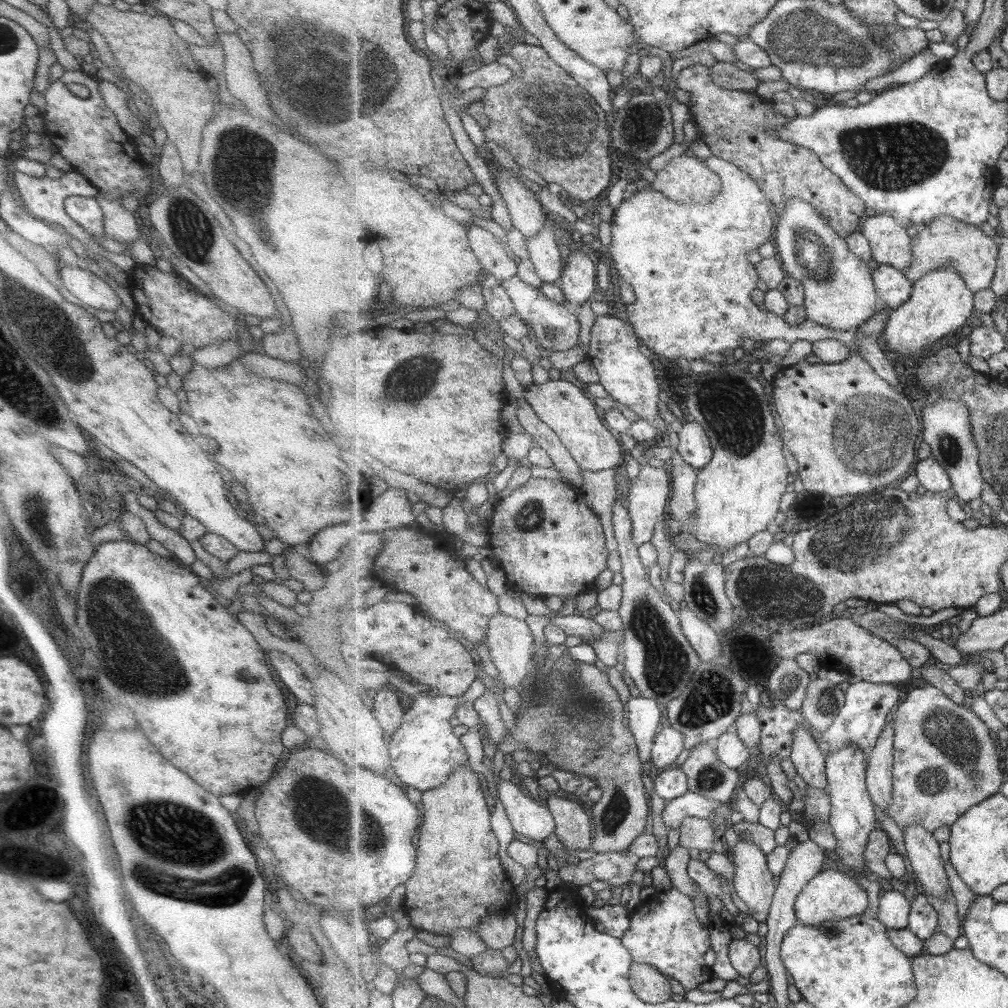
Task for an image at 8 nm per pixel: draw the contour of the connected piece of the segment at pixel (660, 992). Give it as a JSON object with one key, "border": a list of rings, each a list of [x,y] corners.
{"border":[[[634,962],[631,967],[631,986],[643,1002],[663,1004],[671,1000],[671,982],[650,964]]]}

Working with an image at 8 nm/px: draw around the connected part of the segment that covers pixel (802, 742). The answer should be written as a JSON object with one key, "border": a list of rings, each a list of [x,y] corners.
{"border":[[[797,725],[791,761],[806,784],[817,789],[828,788],[826,755],[815,739],[815,735],[805,725]]]}

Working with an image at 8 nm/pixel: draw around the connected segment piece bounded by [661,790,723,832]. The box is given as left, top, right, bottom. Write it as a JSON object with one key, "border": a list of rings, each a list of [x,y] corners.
{"border":[[[691,790],[687,791],[683,796],[666,802],[661,812],[661,818],[665,824],[665,828],[676,829],[681,832],[681,823],[685,817],[699,817],[702,819],[711,819],[717,808],[721,808],[723,803]]]}

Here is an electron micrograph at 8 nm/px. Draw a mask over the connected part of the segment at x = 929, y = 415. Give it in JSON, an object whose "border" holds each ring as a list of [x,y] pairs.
{"border":[[[940,398],[925,405],[923,412],[923,440],[929,444],[931,455],[937,459],[950,474],[954,494],[960,503],[973,502],[982,498],[987,484],[980,467],[979,444],[975,440],[975,430],[971,410],[965,402]]]}

